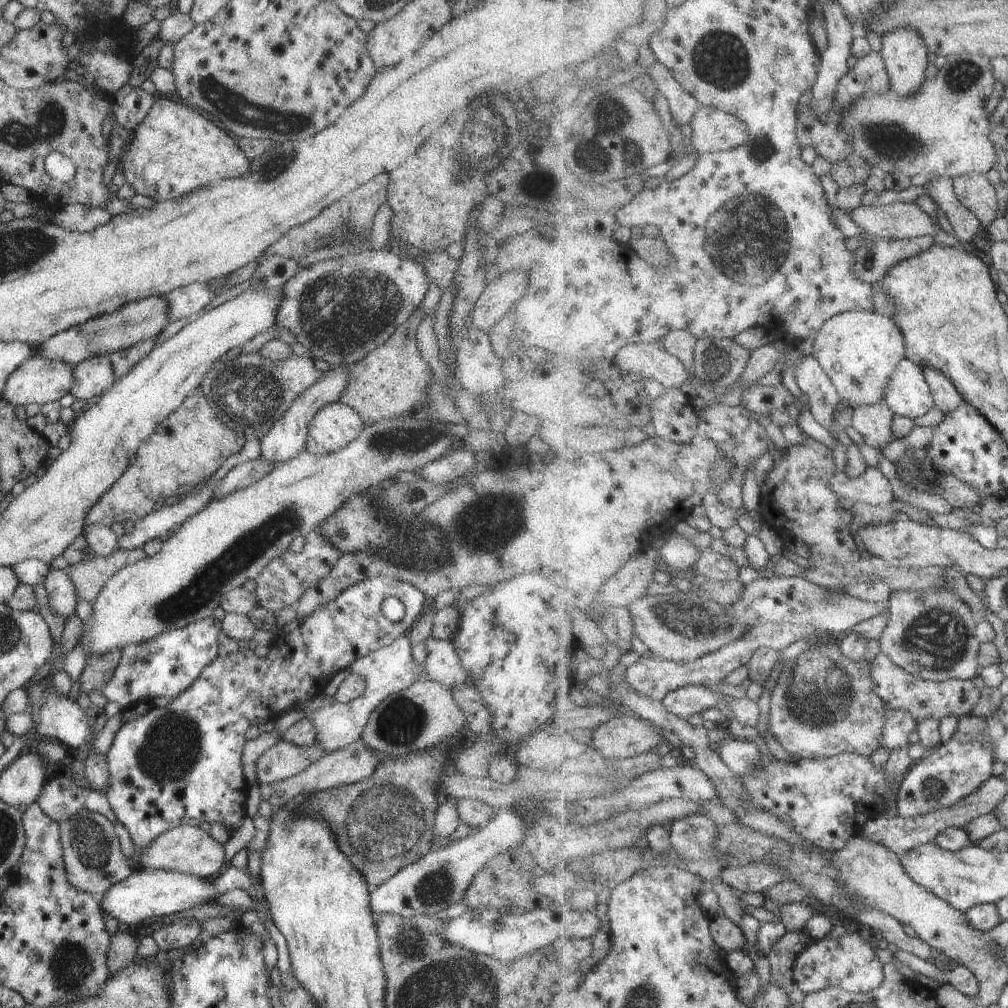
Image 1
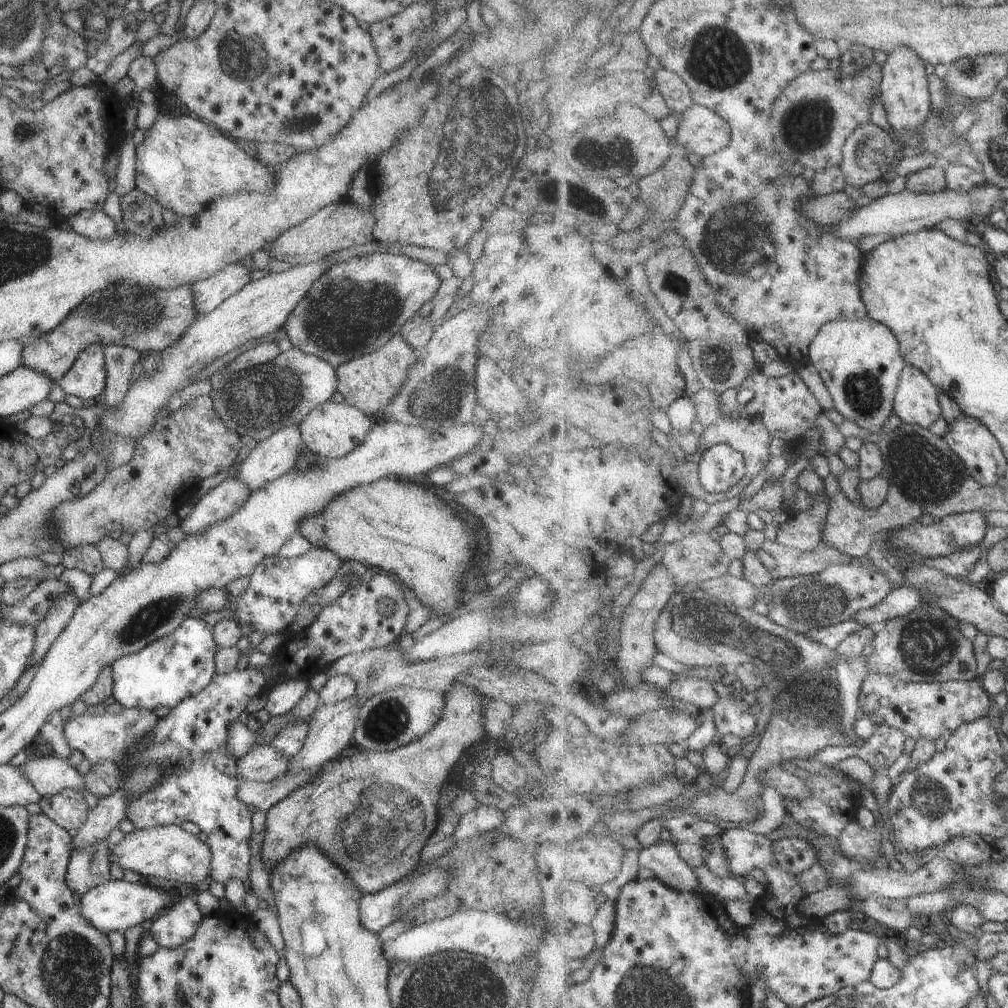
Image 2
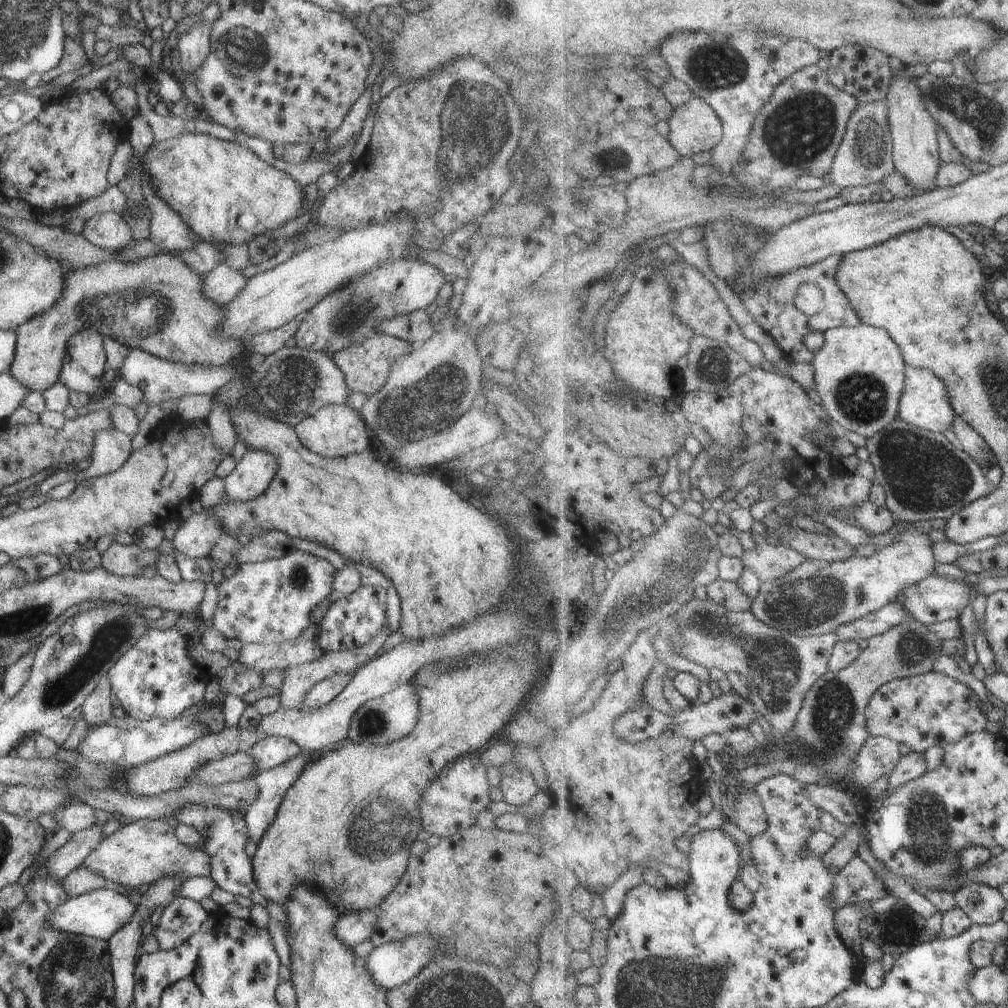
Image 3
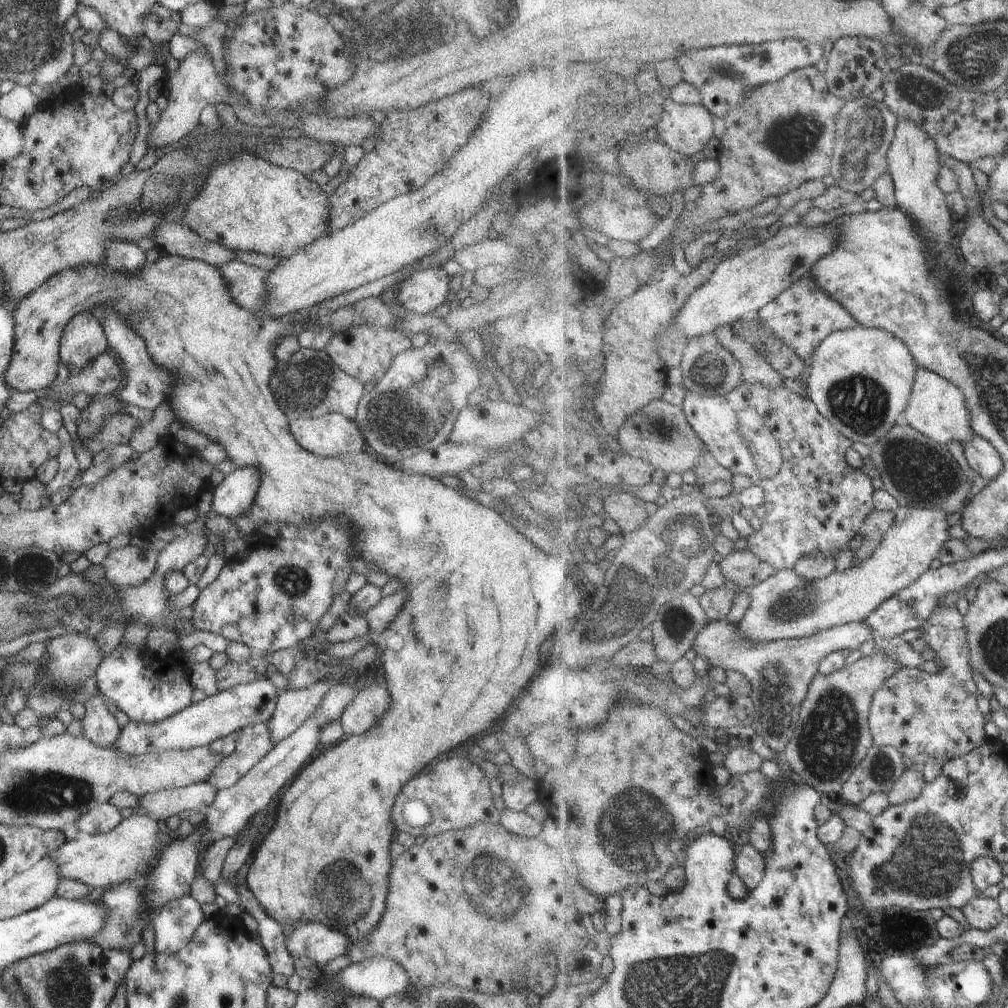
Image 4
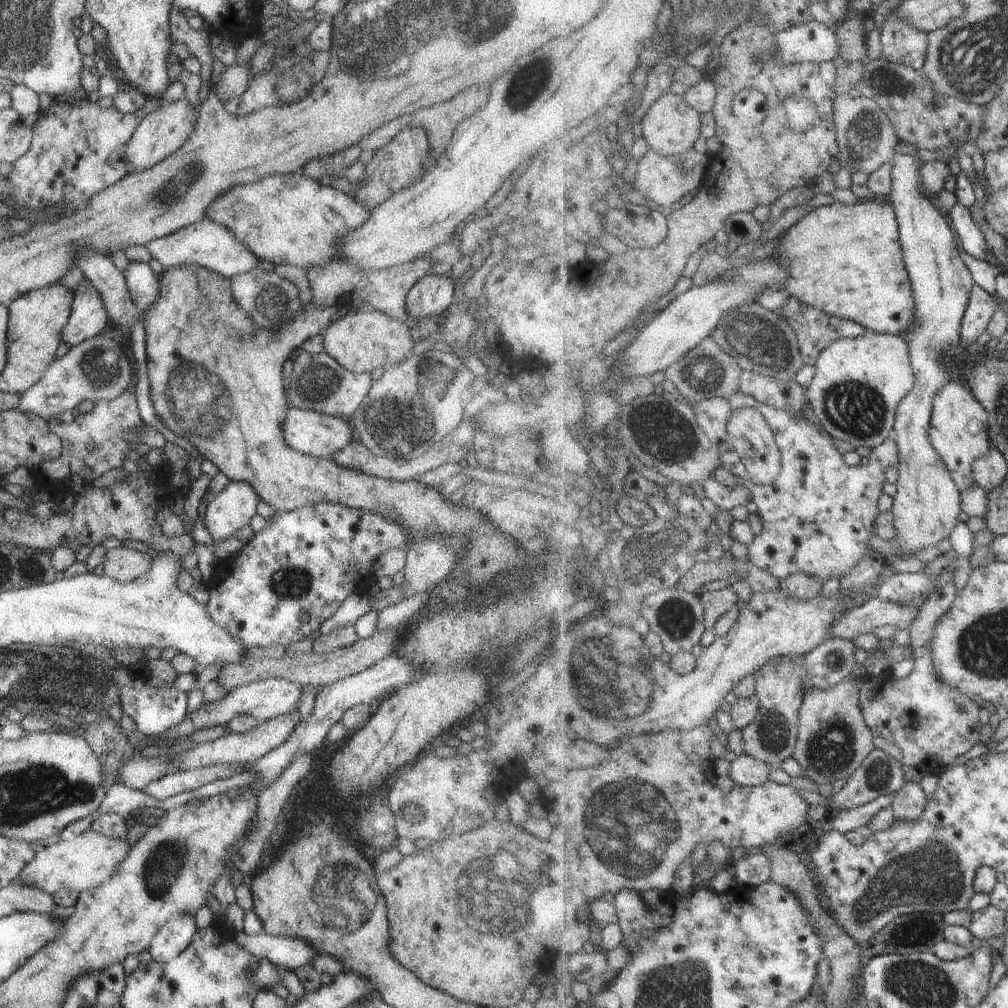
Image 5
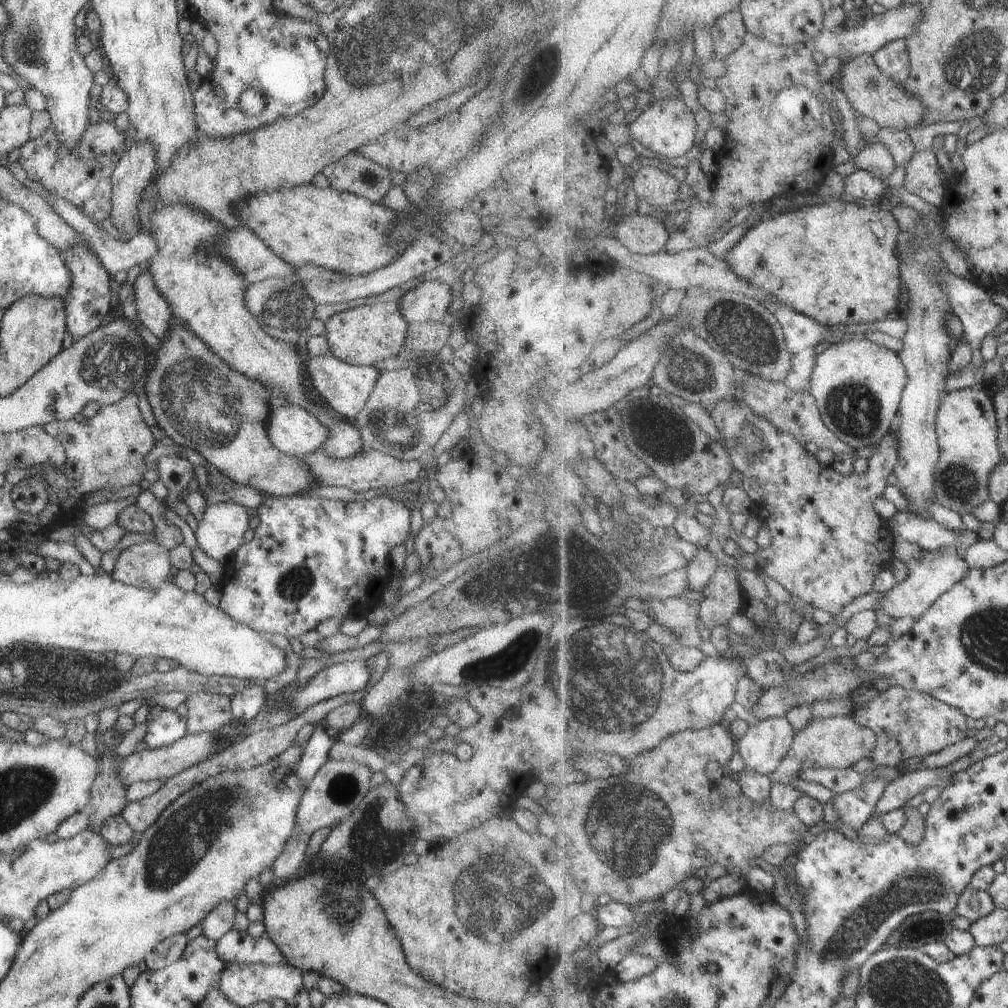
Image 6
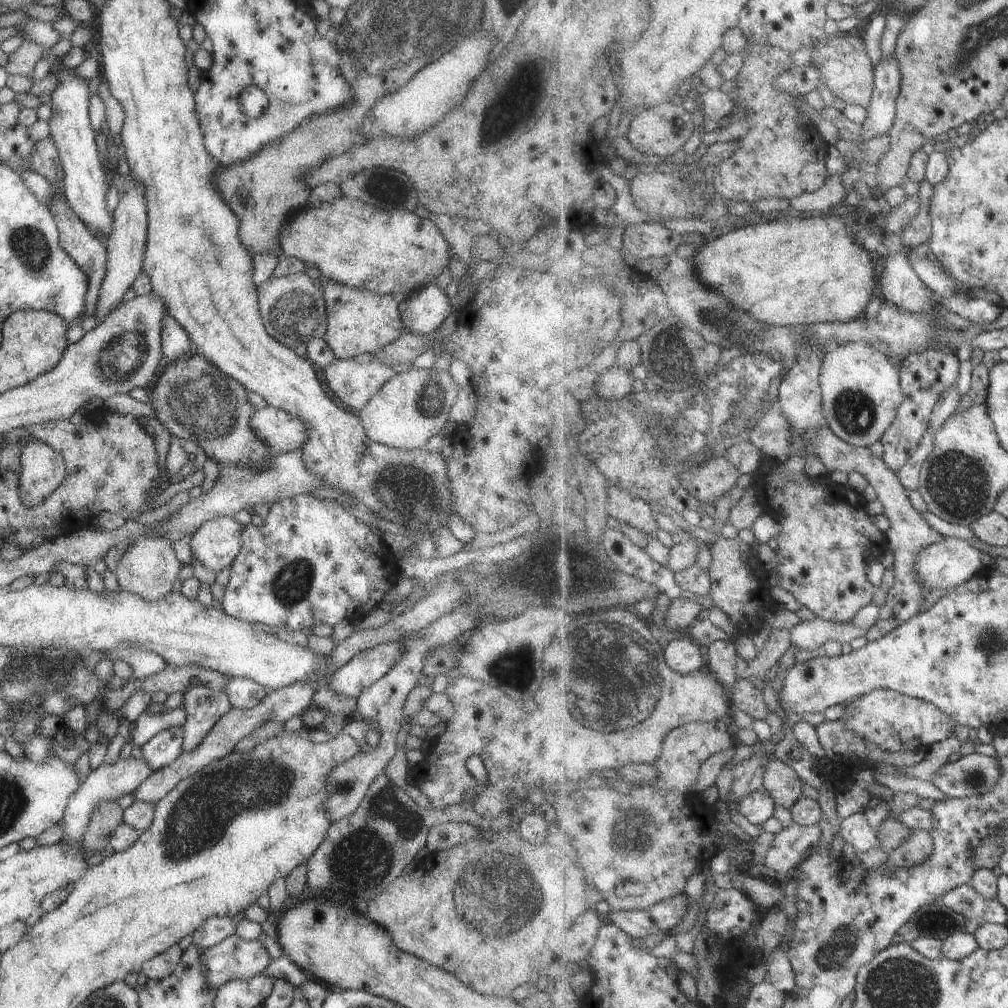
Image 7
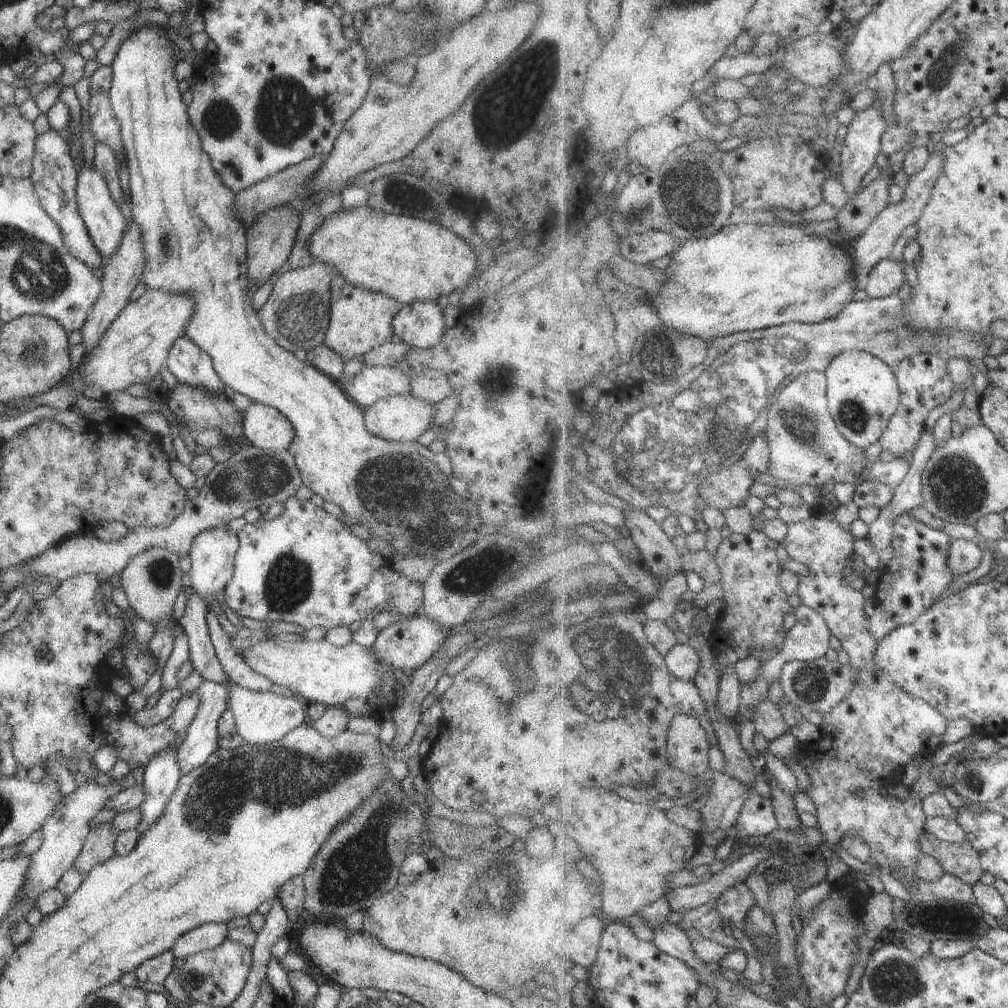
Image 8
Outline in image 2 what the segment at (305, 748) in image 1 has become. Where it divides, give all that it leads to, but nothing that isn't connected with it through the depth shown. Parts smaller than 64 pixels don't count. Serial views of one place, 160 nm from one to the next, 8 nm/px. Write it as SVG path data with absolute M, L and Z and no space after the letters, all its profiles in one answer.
M257 745L241 756L237 775L247 781L267 783L283 777L289 770L290 757L284 756L272 745Z

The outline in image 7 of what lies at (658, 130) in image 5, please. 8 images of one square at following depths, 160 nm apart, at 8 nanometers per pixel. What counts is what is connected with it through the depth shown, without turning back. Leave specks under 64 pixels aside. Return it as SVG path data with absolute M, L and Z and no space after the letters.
M670 101L658 108L638 112L631 122L628 138L640 153L659 157L676 157L680 150L684 150L684 146L694 136L694 132L696 132L696 126L690 109Z

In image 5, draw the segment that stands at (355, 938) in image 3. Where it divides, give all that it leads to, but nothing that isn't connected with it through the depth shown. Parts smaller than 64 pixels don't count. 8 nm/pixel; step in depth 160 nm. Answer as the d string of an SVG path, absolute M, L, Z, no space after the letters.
M242 930L237 932L235 943L260 960L266 959L273 965L292 970L311 963L318 956L310 943L297 936L269 935L266 932L251 935Z

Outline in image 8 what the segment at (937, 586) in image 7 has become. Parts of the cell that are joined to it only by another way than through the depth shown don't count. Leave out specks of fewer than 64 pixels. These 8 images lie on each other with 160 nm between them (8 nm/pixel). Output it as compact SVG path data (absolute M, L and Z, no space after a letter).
M953 539L949 552L949 569L954 578L974 572L982 564L984 549L979 539Z

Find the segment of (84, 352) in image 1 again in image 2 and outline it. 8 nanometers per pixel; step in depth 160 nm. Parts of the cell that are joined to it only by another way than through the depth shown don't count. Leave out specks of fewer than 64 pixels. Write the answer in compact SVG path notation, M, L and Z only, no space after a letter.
M114 285L103 291L90 295L90 300L79 304L54 330L37 339L24 340L21 352L21 364L37 370L50 377L54 382L62 378L78 358L78 355L92 343L102 345L120 345L130 347L139 353L161 352L170 346L198 318L194 310L194 297L190 285L180 285L173 289L130 288L130 286Z

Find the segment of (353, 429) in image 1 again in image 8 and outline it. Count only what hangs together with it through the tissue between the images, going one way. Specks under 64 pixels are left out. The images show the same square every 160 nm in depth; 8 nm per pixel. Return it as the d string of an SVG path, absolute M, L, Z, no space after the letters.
M252 402L242 413L243 436L250 444L273 451L289 448L294 440L293 424L279 410Z

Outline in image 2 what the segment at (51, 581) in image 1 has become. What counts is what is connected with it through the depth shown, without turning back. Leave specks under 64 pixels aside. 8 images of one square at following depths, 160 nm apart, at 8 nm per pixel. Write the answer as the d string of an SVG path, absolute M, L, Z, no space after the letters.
M73 591L62 593L55 598L45 618L35 626L35 647L33 656L29 660L29 666L36 664L46 656L50 646L66 628L81 604L81 598L78 598Z

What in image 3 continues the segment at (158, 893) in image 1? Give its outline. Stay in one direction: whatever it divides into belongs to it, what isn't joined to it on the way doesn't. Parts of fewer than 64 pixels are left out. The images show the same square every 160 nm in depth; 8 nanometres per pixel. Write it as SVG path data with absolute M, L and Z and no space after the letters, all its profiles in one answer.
M94 889L81 895L70 897L66 902L54 909L46 922L51 929L58 929L65 933L84 935L97 939L109 940L126 923L130 922L137 910L135 897L128 897L112 889Z

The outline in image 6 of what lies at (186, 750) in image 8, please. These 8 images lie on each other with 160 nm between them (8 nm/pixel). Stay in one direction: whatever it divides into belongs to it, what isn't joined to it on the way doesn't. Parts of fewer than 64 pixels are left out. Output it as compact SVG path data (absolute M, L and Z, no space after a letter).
M200 691L190 693L185 700L188 705L187 732L218 732L233 719L231 698L229 696Z

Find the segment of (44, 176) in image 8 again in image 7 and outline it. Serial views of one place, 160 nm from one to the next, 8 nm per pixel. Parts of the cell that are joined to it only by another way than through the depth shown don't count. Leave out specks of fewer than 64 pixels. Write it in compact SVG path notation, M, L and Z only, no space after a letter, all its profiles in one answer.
M60 180L58 183L52 183L52 186L59 190L56 192L56 196L52 198L52 202L48 204L50 214L53 214L56 221L57 229L59 230L59 243L64 252L70 255L72 260L82 269L82 272L86 274L88 278L88 290L86 291L86 304L84 304L84 317L94 315L96 310L96 302L98 302L98 290L104 280L106 274L106 260L107 260L107 248L106 243L102 242L95 234L76 216L74 210L66 196L64 196L64 180Z

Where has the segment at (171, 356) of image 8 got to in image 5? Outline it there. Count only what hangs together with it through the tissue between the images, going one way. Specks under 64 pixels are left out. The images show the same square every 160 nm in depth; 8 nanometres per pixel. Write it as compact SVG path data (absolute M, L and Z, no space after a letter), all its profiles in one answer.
M147 258L131 261L124 271L133 303L142 315L153 307L159 293L159 278L148 265Z

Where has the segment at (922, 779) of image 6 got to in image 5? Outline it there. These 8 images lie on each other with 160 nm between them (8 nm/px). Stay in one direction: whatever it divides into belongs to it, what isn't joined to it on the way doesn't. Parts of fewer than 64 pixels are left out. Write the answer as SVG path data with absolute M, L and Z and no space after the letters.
M882 796L864 806L832 813L833 828L847 835L860 827L866 827L881 810L892 807L894 799L895 796Z

